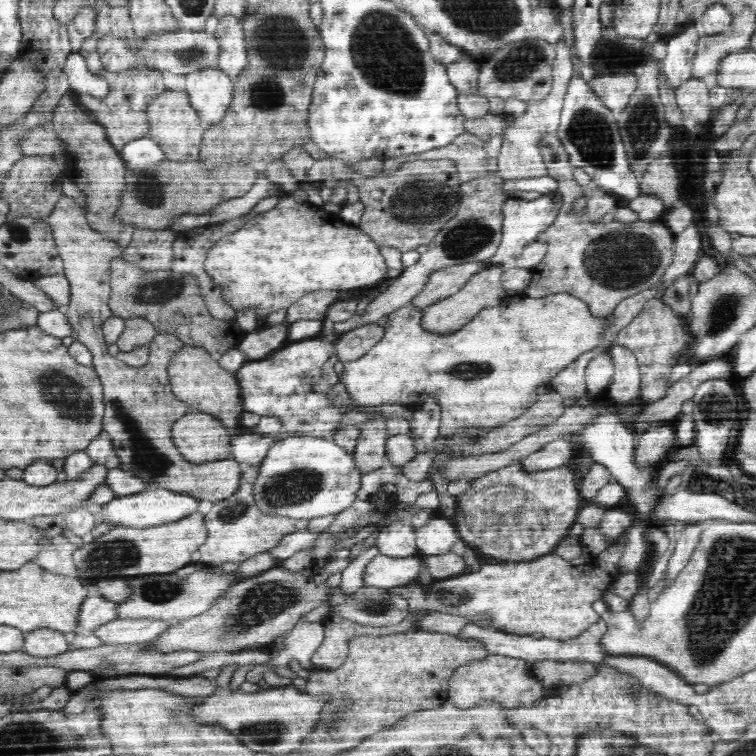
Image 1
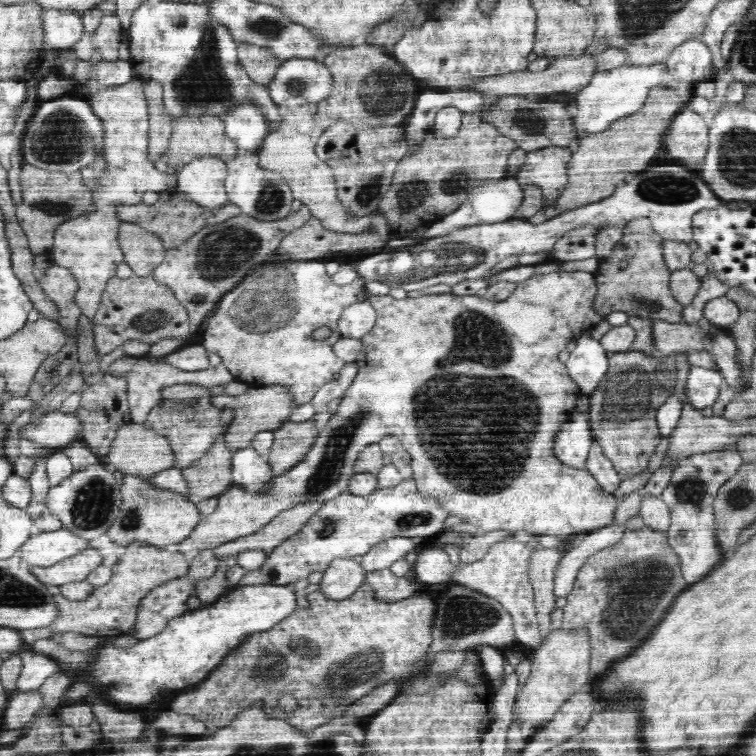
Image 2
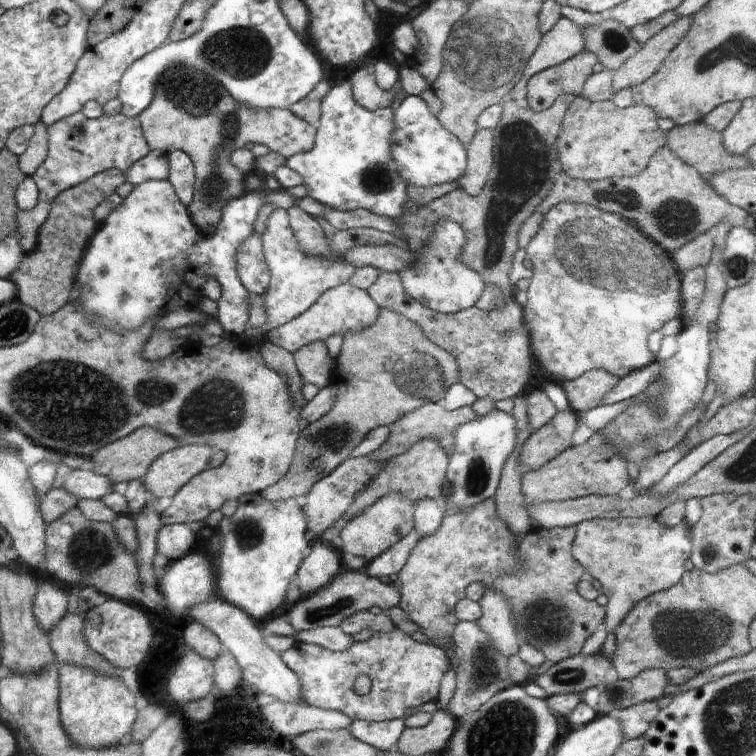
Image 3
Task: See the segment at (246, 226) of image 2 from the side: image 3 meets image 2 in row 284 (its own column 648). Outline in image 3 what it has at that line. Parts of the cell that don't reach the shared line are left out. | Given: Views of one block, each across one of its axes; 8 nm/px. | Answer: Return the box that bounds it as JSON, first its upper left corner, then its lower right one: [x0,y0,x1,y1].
[519,147,748,256]

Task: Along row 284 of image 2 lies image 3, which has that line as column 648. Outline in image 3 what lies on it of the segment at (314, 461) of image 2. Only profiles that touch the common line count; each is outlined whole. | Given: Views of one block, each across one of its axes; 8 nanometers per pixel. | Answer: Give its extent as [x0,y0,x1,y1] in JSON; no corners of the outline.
[575,517,692,634]

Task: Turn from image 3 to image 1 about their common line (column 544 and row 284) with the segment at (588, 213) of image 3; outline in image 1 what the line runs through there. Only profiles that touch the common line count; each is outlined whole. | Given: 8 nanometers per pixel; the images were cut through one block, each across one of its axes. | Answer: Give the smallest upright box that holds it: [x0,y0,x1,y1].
[204,194,389,322]

